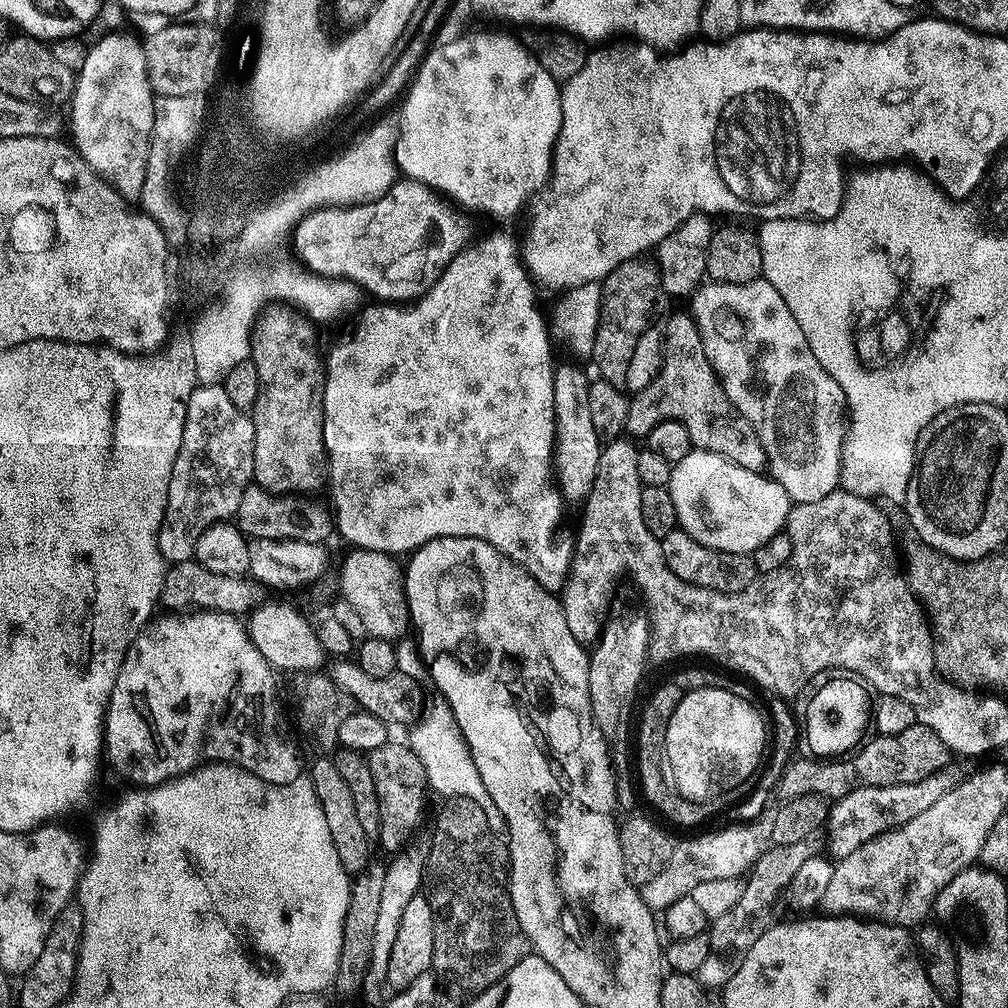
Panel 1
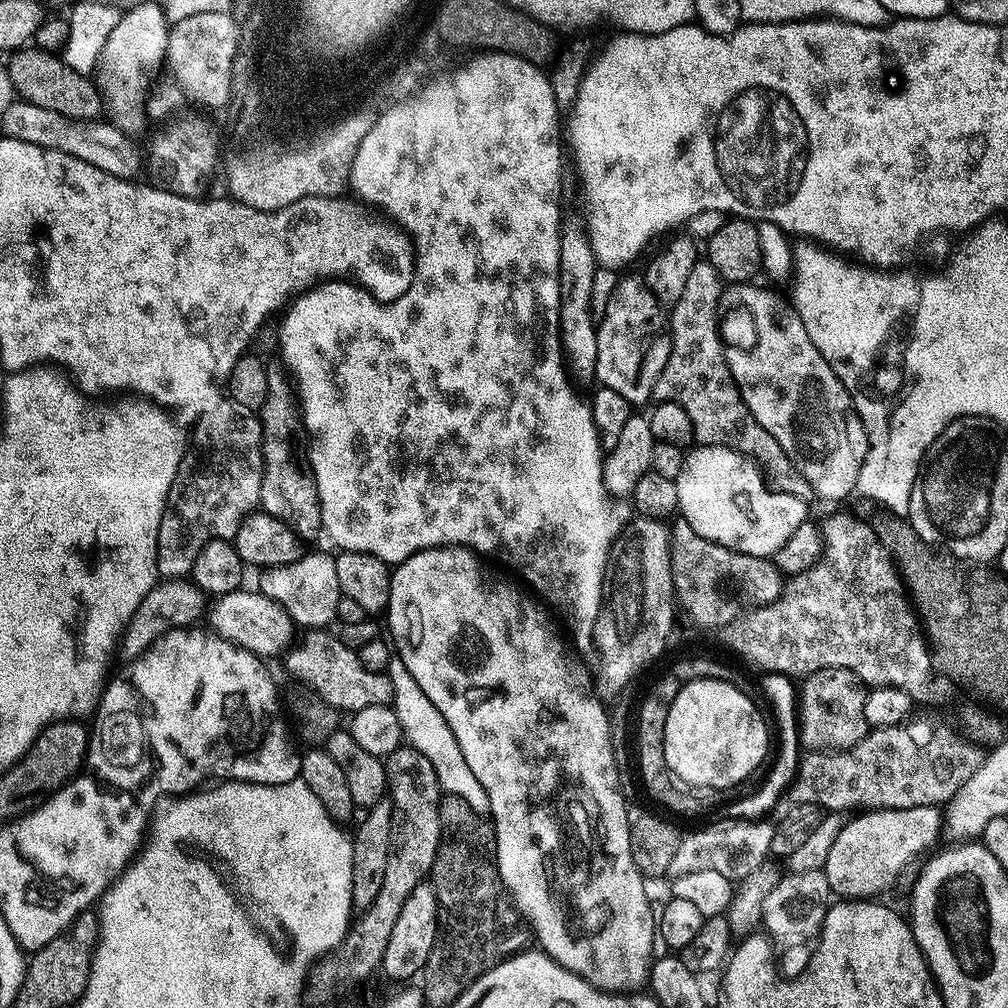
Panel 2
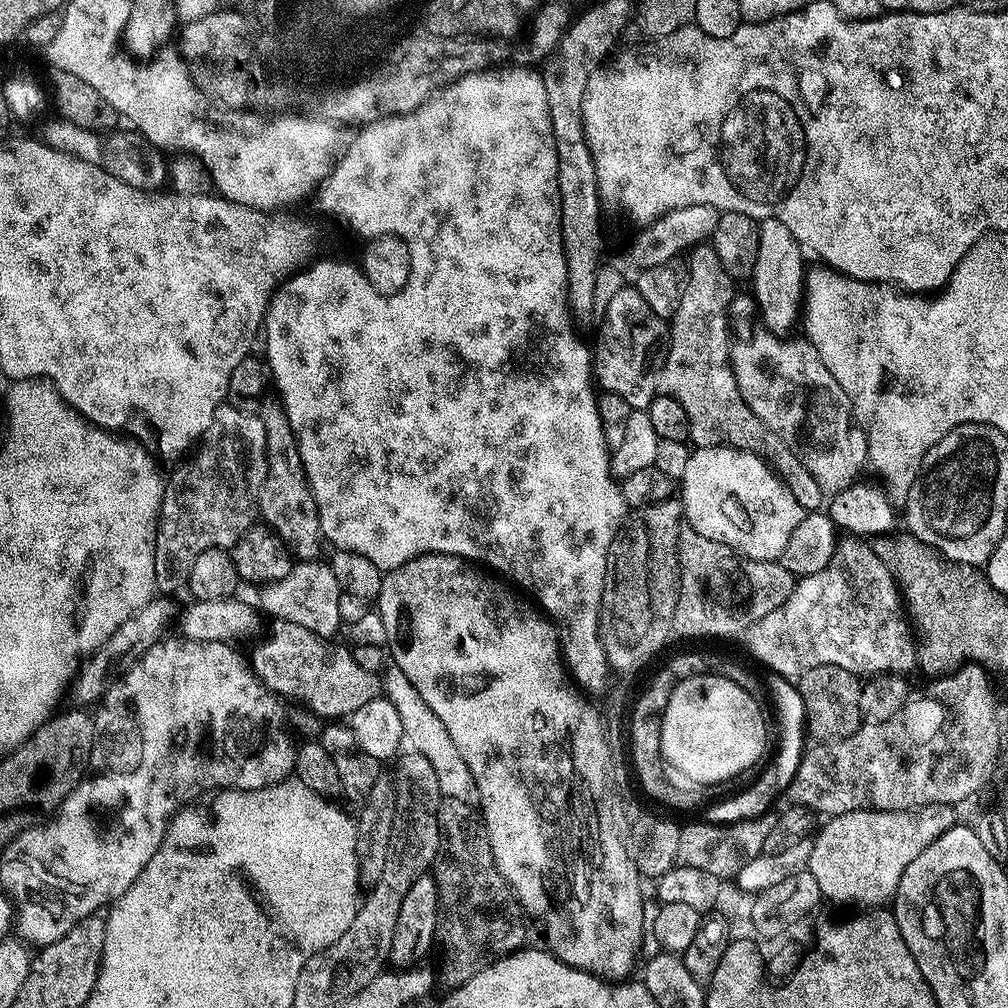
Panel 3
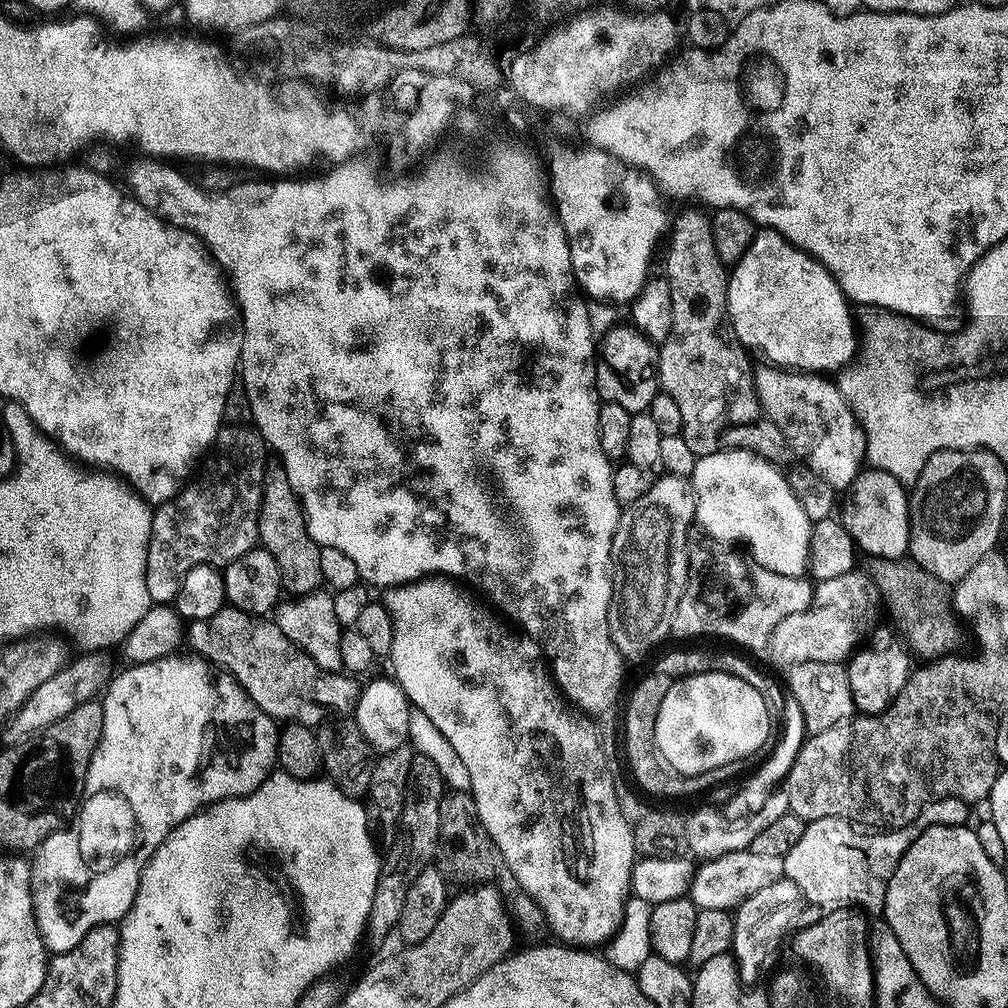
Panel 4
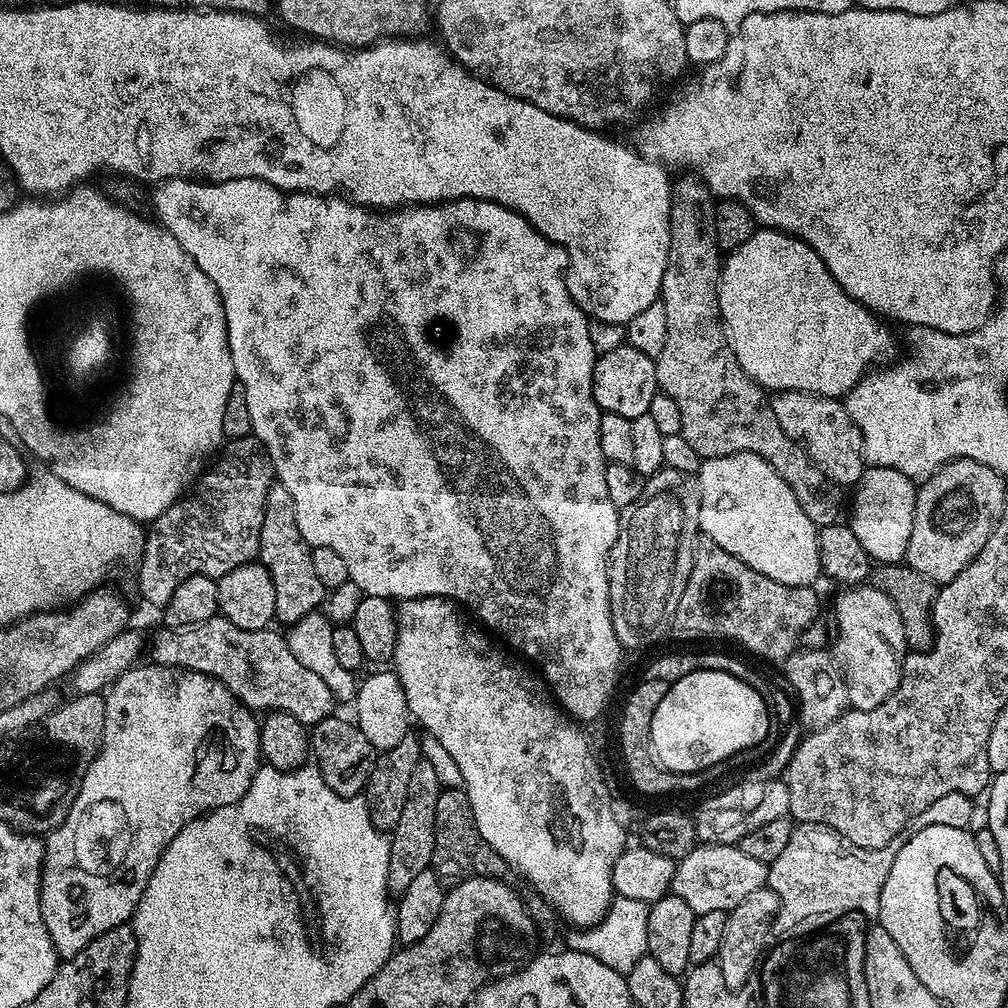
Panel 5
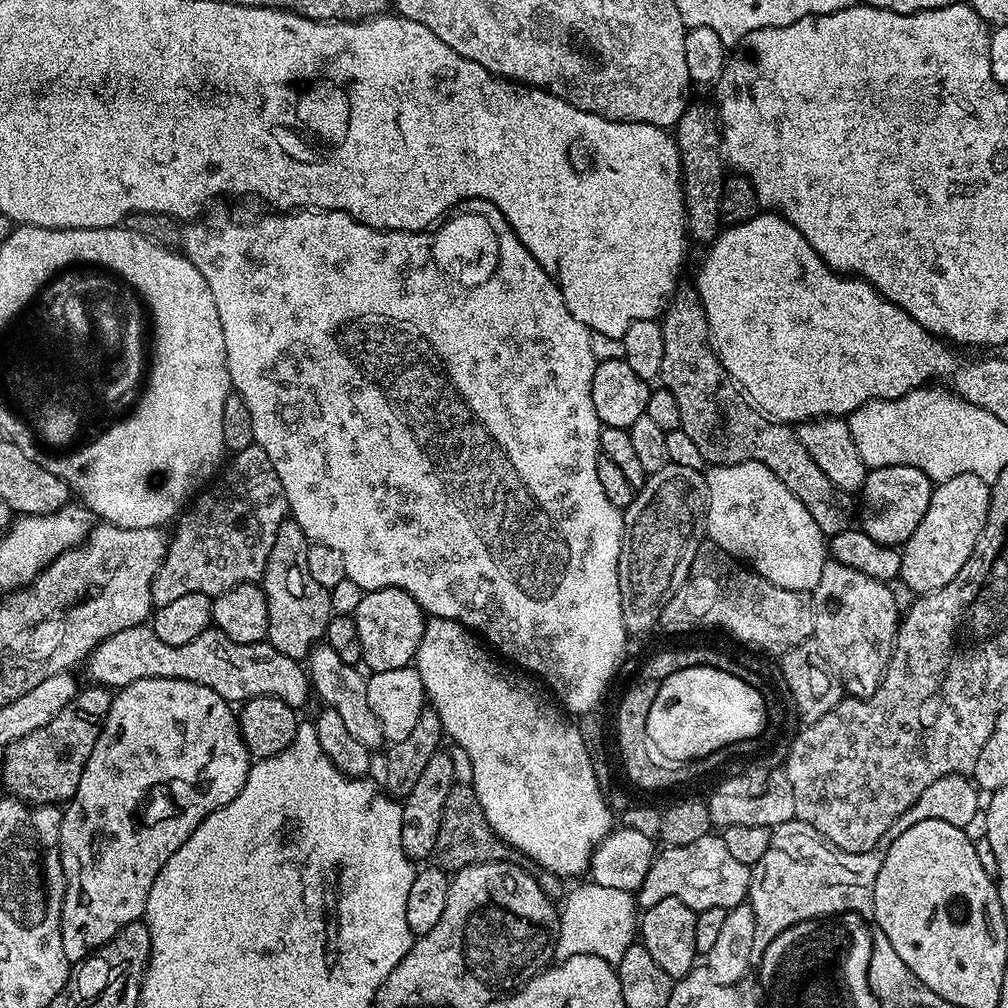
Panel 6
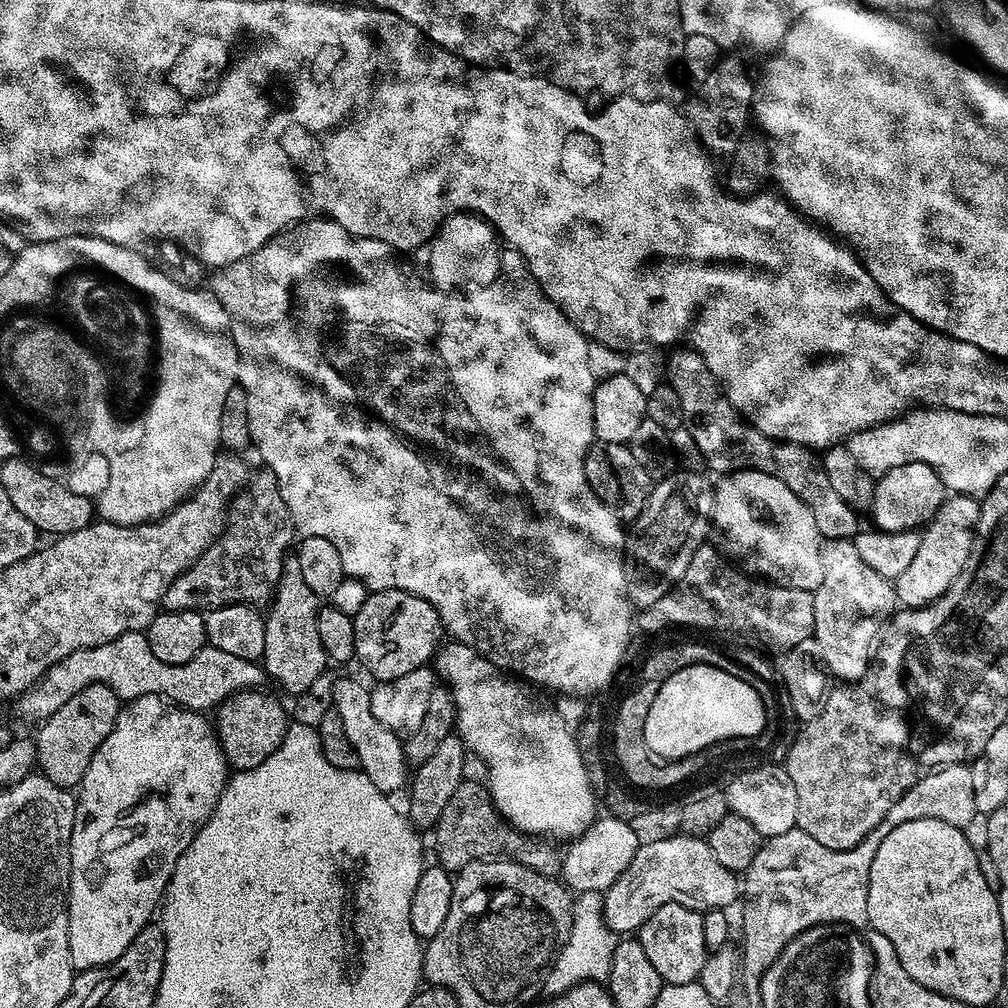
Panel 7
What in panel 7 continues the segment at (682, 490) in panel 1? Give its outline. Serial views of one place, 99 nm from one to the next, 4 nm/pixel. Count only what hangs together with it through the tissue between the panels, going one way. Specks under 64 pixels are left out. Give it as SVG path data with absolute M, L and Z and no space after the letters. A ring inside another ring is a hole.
M761 472L721 475L714 484L712 528L714 543L721 553L763 579L811 593L822 586L822 537L818 522L814 522L814 514L810 514L798 494L778 482L778 478Z

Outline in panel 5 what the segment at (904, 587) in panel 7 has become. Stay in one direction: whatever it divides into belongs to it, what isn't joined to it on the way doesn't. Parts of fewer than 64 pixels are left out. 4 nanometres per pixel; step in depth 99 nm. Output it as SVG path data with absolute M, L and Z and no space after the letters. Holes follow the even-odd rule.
M952 460L940 467L930 479L923 481L916 490L916 509L914 510L914 530L910 530L908 555L906 563L918 574L931 580L937 586L951 582L954 577L986 546L986 538L994 530L998 518L1002 514L1002 502L1006 498L1004 492L1005 477L999 472L990 470L990 466L982 466L982 462L973 460Z

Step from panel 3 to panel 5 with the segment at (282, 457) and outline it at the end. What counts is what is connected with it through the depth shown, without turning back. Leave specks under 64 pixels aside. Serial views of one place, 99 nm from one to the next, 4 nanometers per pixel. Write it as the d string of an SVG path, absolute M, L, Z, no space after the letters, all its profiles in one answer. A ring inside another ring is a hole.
M278 482L273 483L266 496L258 560L267 566L268 572L274 578L276 620L279 623L296 624L299 620L300 623L307 621L308 615L325 603L326 589L322 582L318 582L318 574L314 574L312 549L302 538L302 530L298 530L294 498L290 498L290 490L286 490L286 486Z

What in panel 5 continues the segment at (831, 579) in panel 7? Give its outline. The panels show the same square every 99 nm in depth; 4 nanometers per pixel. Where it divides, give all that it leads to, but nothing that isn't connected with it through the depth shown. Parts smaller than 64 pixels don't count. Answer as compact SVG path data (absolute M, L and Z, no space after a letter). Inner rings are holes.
M868 582L840 590L832 604L832 616L836 619L836 641L830 647L830 655L846 682L848 703L858 710L874 710L874 706L882 706L886 698L898 690L898 682L904 673L904 658L910 651L910 645L904 633L902 618L898 610L894 610L894 602L890 602L882 590L872 587Z

